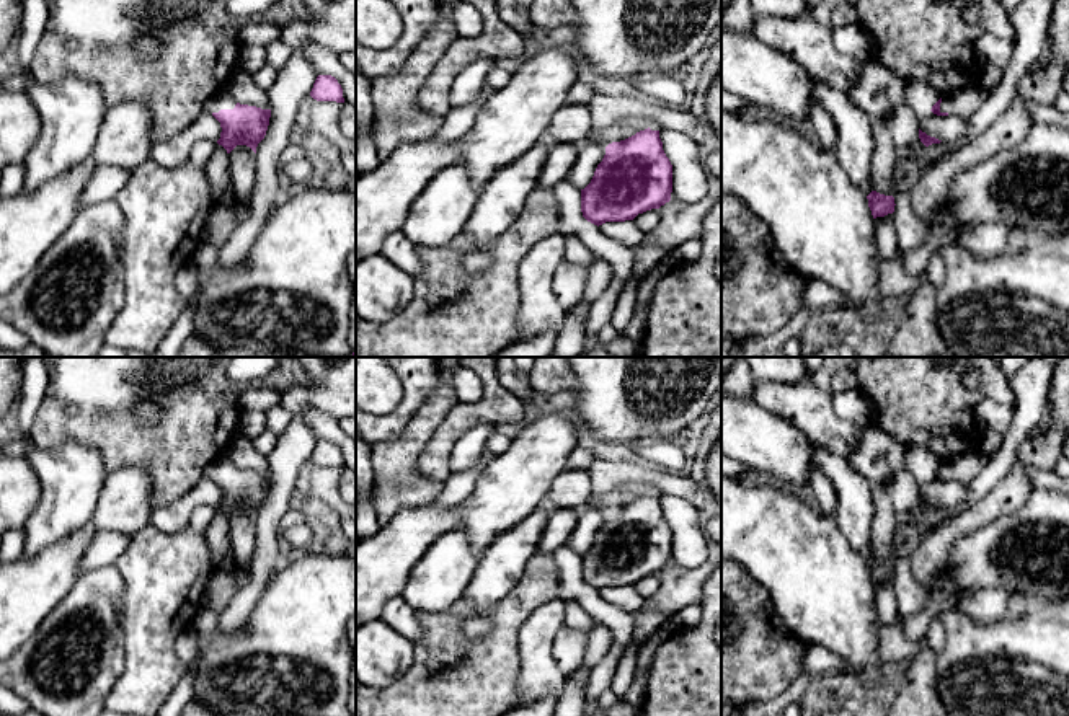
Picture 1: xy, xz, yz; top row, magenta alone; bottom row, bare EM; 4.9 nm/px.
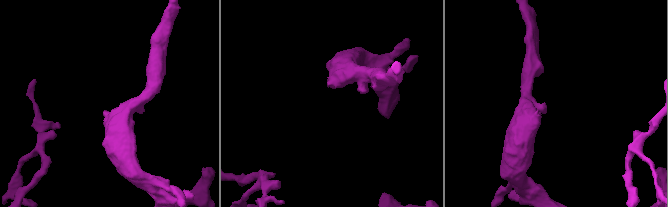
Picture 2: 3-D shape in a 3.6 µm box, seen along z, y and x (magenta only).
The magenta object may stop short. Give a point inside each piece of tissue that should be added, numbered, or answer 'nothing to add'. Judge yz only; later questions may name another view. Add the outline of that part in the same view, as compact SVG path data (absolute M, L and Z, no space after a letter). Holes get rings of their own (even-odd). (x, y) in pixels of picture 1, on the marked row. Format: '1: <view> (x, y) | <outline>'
1: yz (966, 101) | M974 83L960 90L958 93L942 98L940 113L956 114L969 119L987 98L986 90Z

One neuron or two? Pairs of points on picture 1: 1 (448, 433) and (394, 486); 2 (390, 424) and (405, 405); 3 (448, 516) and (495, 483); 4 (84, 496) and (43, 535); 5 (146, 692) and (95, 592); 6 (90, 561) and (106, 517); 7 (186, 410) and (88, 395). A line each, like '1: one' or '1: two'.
1: two
2: one
3: two
4: one
5: two
6: two
7: one

